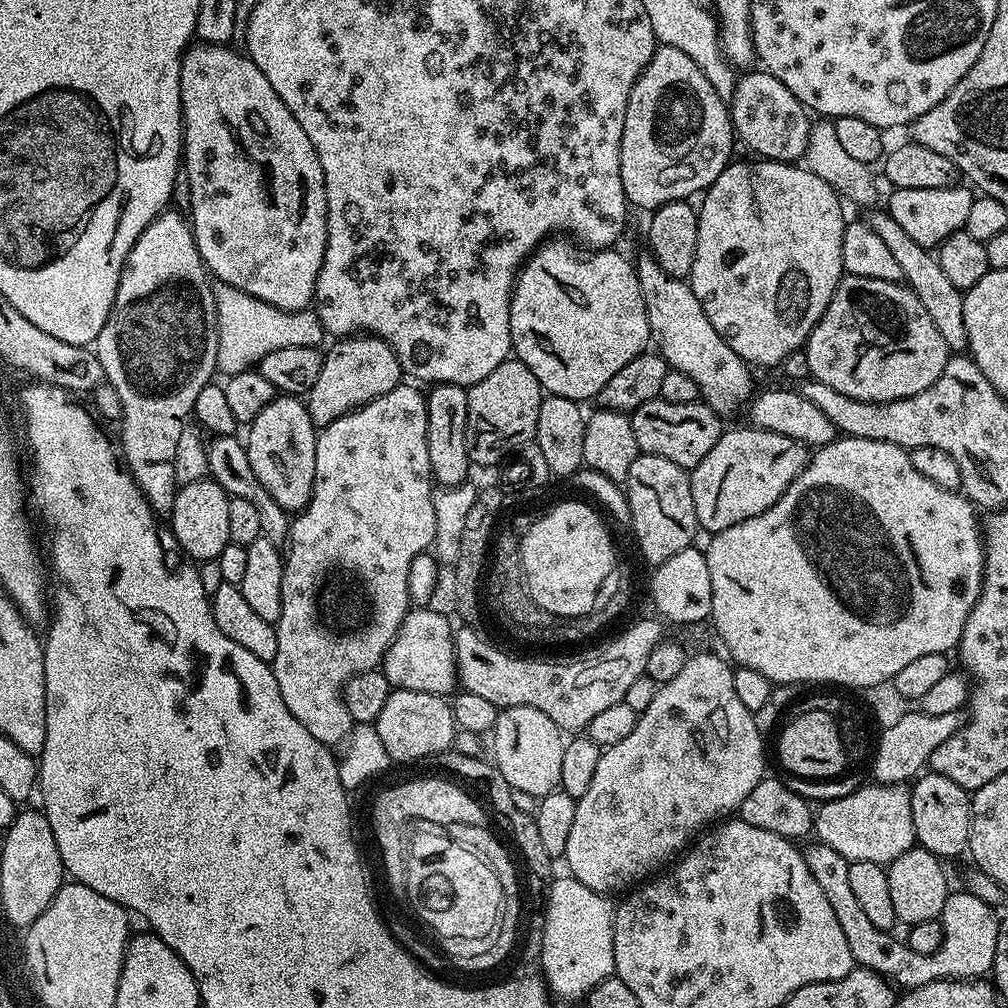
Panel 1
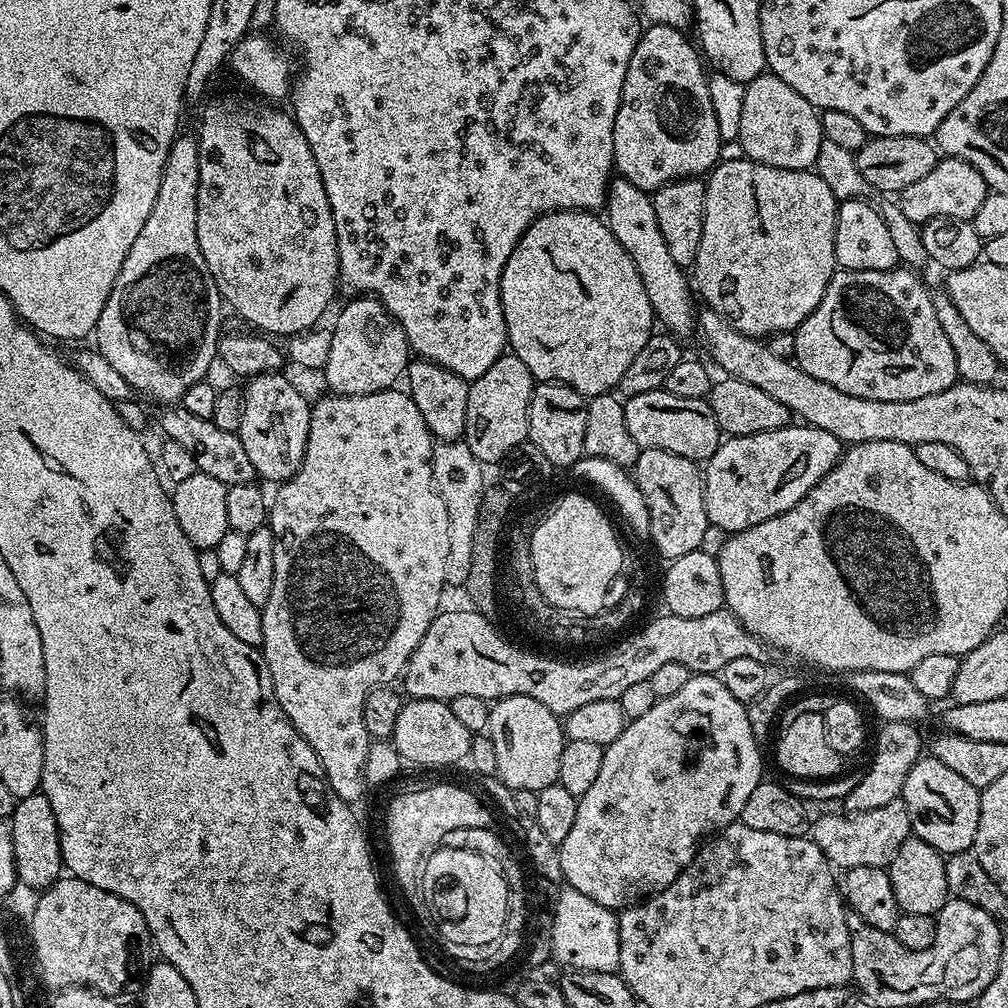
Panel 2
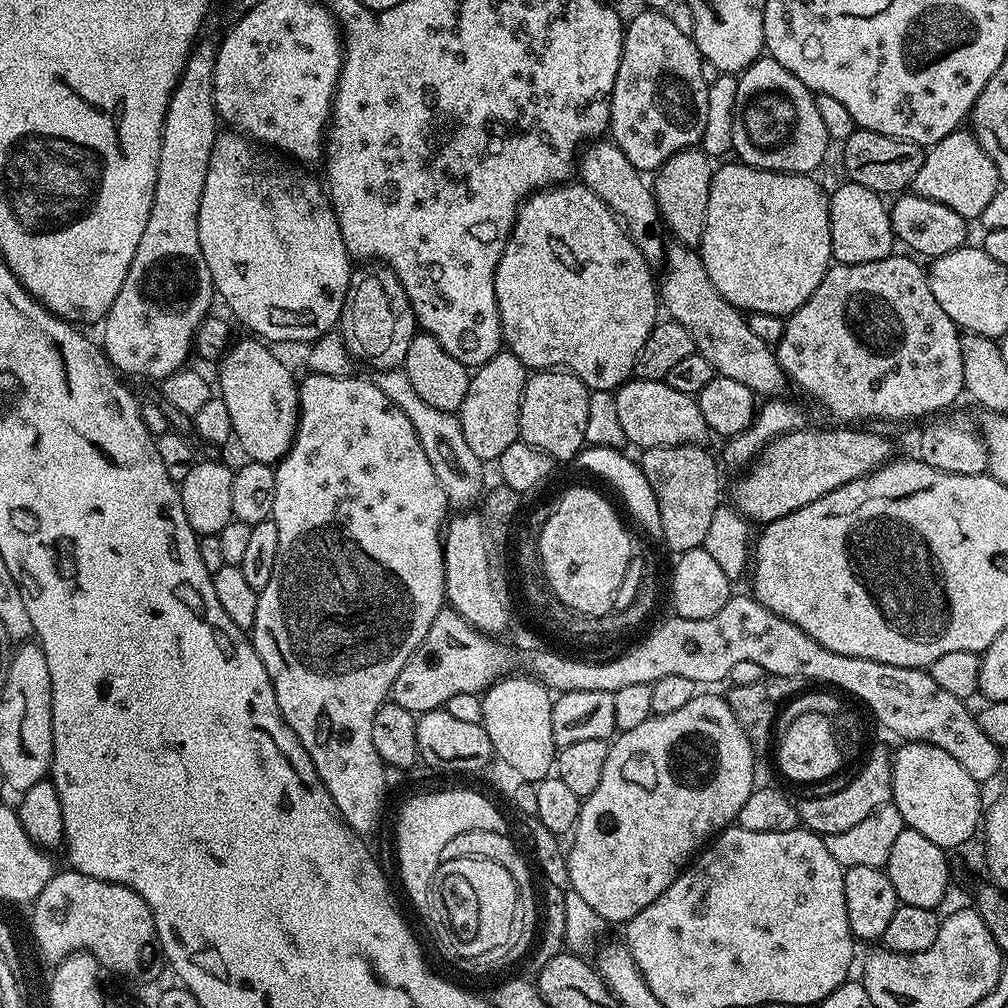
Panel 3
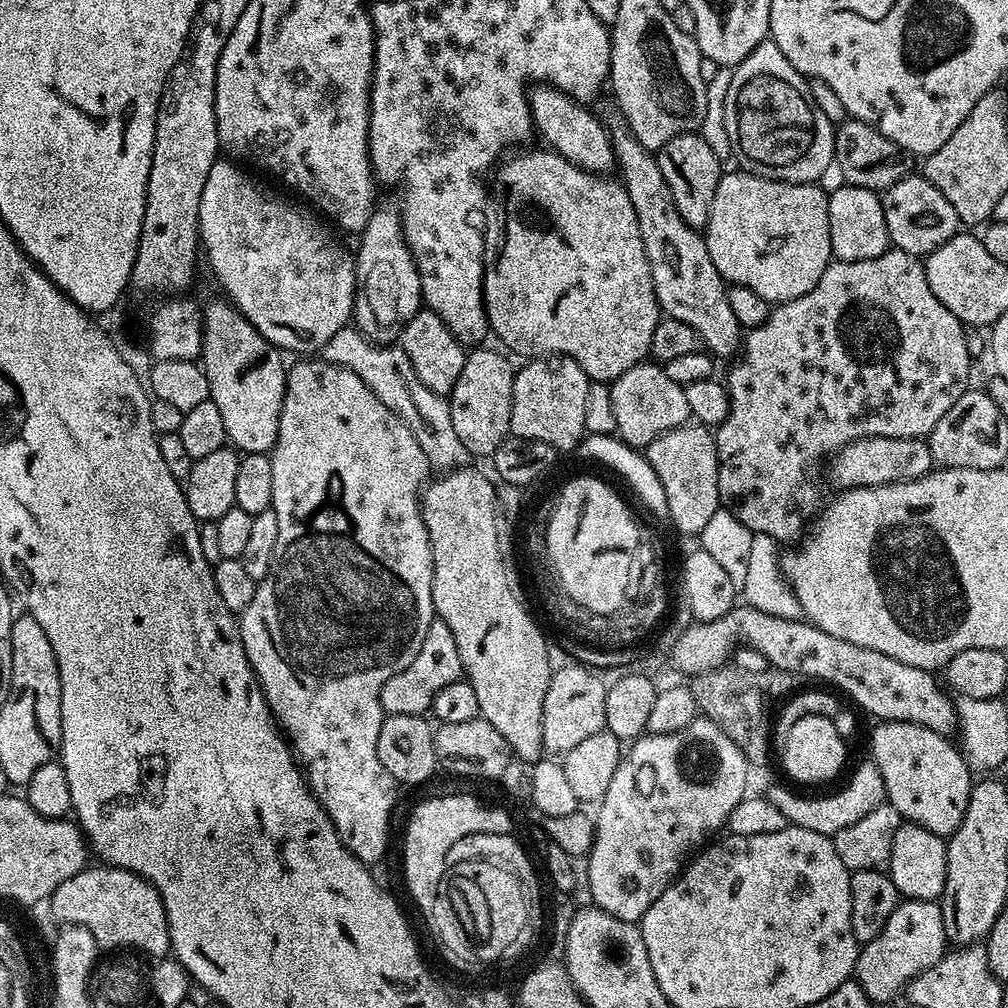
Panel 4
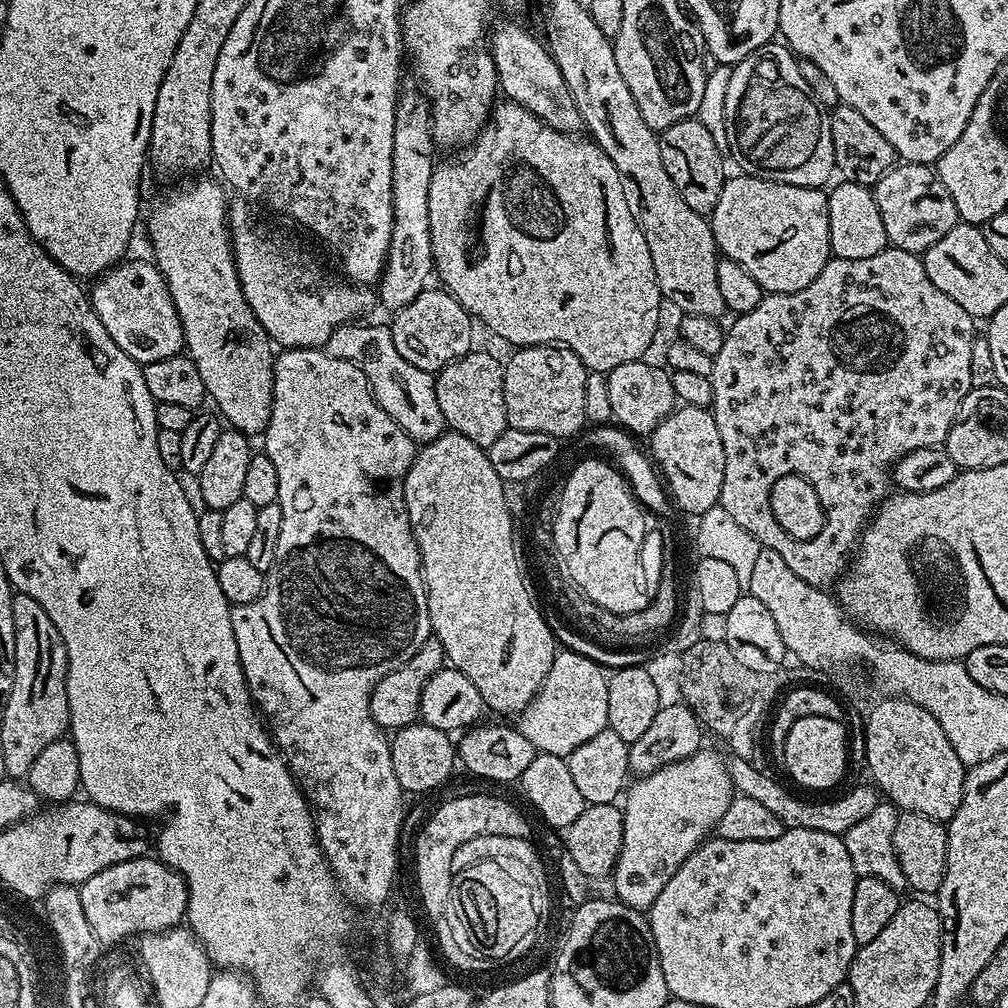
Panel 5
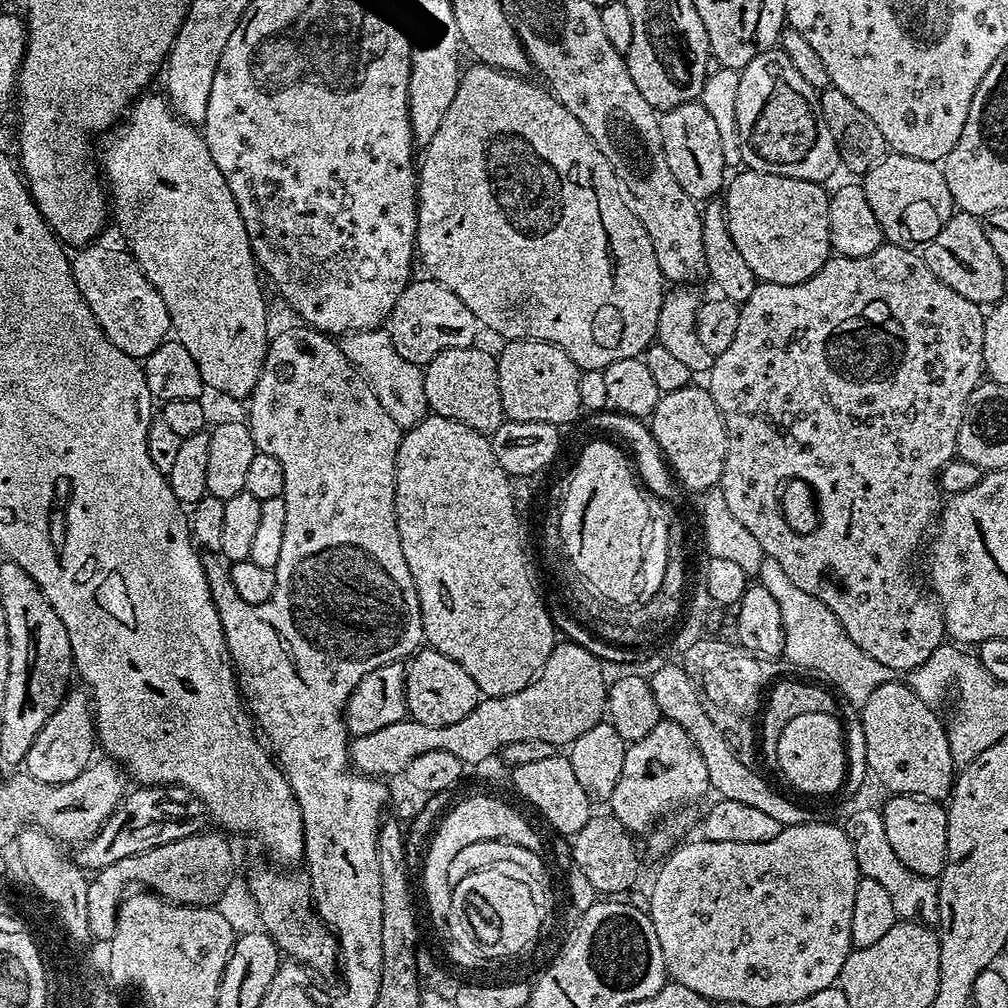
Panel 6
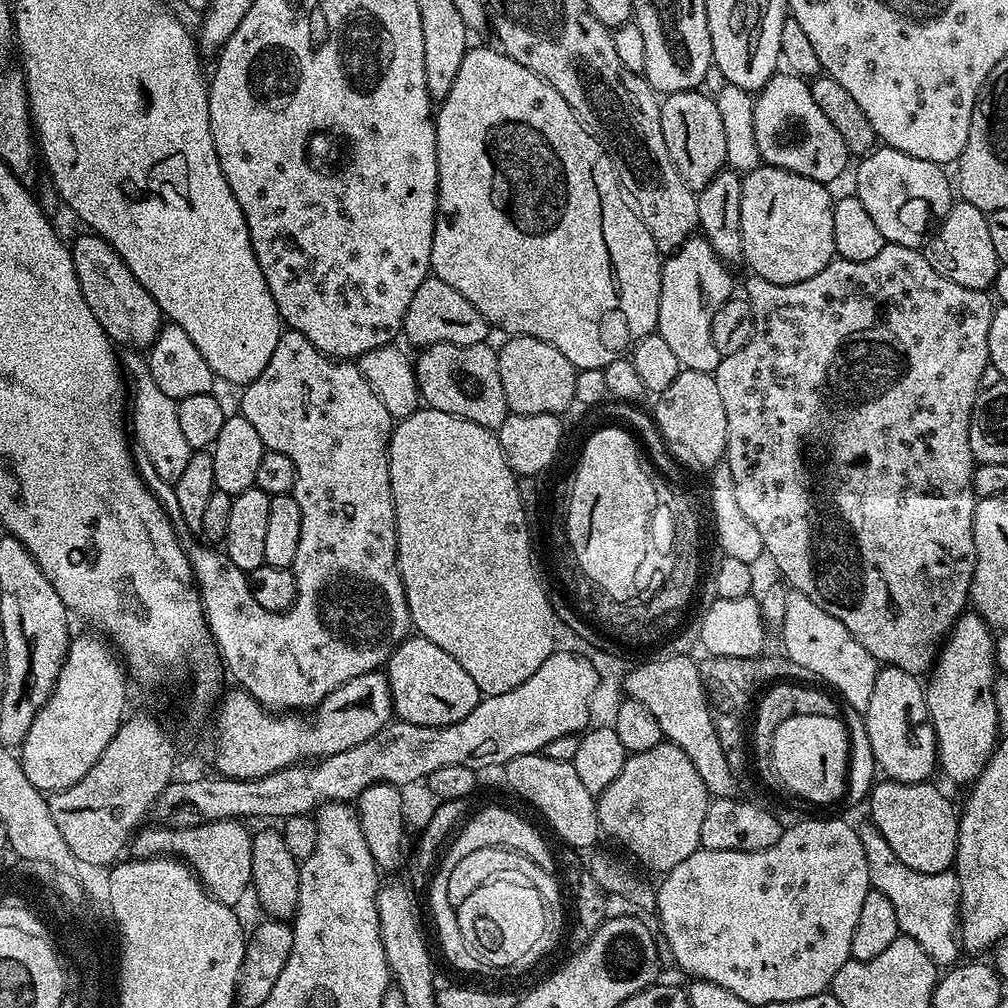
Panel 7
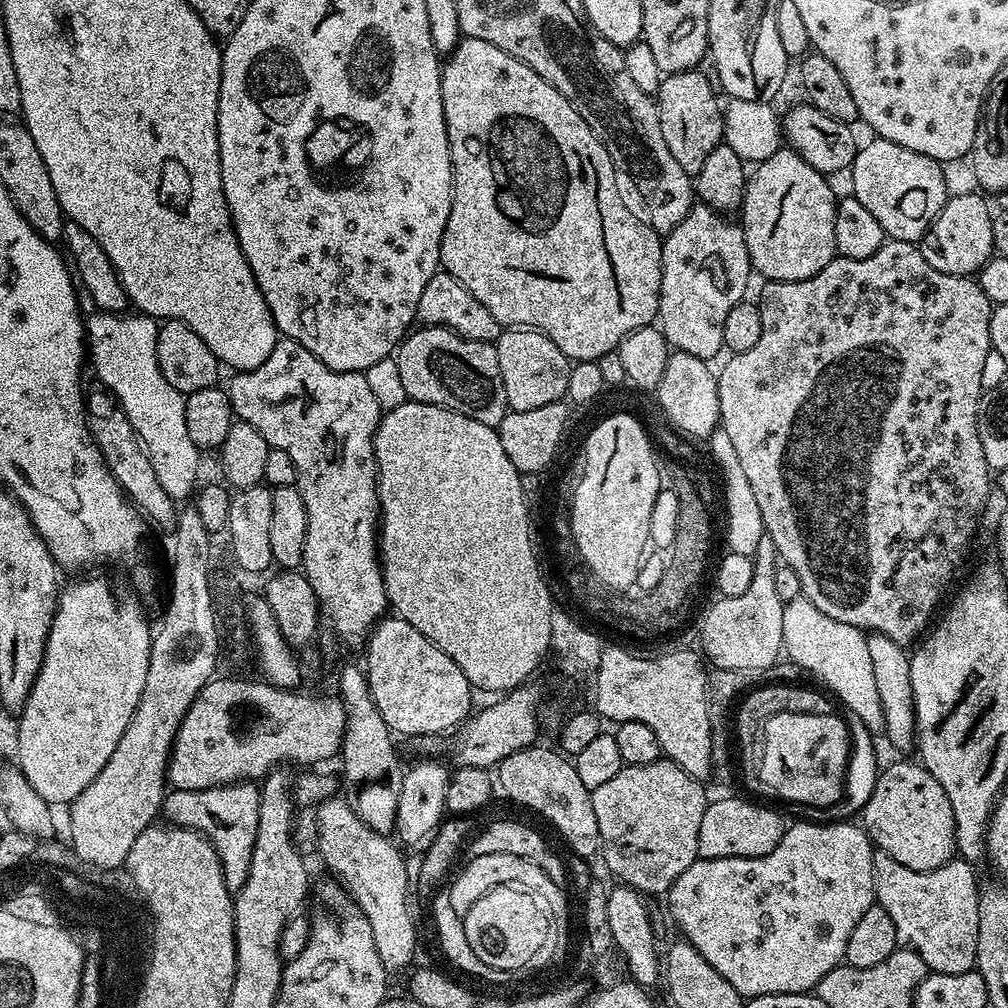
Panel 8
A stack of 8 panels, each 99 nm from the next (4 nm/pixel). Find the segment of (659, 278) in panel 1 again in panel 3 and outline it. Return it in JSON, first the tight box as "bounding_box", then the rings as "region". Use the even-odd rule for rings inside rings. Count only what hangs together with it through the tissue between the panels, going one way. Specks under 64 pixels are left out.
{"bounding_box":[578,139,666,266],"region":[[[611,139],[593,140],[579,153],[578,180],[590,190],[594,190],[594,194],[598,194],[598,198],[602,198],[606,206],[610,206],[610,210],[624,225],[624,231],[634,242],[634,246],[638,246],[642,258],[646,258],[649,266],[663,265],[666,229],[660,219],[652,185],[639,170],[630,166],[630,158],[626,158],[626,154],[622,154],[622,150],[618,150],[618,146],[613,144]]]}

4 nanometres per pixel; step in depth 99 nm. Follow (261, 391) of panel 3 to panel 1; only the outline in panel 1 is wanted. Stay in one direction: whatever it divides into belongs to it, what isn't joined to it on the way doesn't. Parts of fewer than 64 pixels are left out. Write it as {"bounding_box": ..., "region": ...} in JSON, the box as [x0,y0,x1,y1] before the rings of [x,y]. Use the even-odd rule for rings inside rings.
{"bounding_box":[246,394,317,514],"region":[[[287,394],[277,395],[251,424],[247,425],[246,447],[250,467],[258,482],[270,492],[285,512],[295,514],[308,504],[314,486],[314,450],[317,425],[312,423],[305,401]]]}

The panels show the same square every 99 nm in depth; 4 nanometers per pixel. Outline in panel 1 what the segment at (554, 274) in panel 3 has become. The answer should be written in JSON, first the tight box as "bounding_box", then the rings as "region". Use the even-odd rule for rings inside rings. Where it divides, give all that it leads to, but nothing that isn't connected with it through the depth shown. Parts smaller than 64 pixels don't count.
{"bounding_box":[510,238,650,402],"region":[[[549,238],[545,240],[544,243],[541,244],[540,247],[537,248],[527,260],[524,261],[520,271],[516,274],[516,285],[512,287],[512,301],[510,302],[510,334],[512,335],[512,347],[514,349],[515,359],[520,360],[526,367],[528,367],[530,374],[534,374],[534,378],[538,378],[541,389],[543,389],[547,395],[561,396],[562,398],[570,398],[571,400],[575,400],[577,402],[585,402],[584,400],[590,399],[591,396],[592,399],[599,397],[602,386],[606,386],[606,382],[610,382],[610,378],[614,378],[614,374],[618,374],[618,370],[622,370],[622,366],[626,366],[626,362],[630,362],[636,355],[639,354],[639,352],[643,352],[649,347],[650,333],[648,331],[648,319],[646,318],[646,306],[644,305],[642,290],[640,289],[640,283],[636,277],[636,270],[633,261],[631,259],[627,260],[622,253],[616,252],[617,250],[596,250],[591,254],[584,254],[588,255],[584,257],[580,257],[579,251],[581,252],[581,249],[577,247],[577,245],[573,243],[571,239]]]}

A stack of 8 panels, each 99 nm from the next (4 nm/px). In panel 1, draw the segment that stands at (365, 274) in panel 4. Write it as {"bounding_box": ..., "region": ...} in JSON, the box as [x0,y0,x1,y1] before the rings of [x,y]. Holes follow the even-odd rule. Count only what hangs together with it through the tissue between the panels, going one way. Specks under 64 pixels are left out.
{"bounding_box":[306,334,402,426],"region":[[[360,334],[355,338],[340,338],[330,344],[324,352],[322,374],[318,374],[318,382],[314,382],[314,386],[306,393],[306,407],[312,423],[317,426],[342,418],[402,383],[398,358],[384,340]]]}

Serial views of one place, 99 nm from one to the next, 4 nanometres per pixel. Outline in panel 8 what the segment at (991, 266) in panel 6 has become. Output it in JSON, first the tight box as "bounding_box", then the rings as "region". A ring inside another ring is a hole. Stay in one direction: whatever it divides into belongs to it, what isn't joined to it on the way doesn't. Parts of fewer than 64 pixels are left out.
{"bounding_box":[918,192,994,276],"region":[[[960,192],[949,195],[948,201],[944,204],[944,209],[936,216],[936,220],[924,233],[919,241],[918,247],[921,254],[926,258],[926,262],[930,262],[930,266],[934,266],[934,270],[942,270],[946,274],[954,274],[955,276],[972,276],[979,273],[980,269],[992,259],[994,249],[994,234],[992,233],[992,217],[993,209],[988,209],[988,204],[983,200],[983,195],[975,196],[972,192]]]}

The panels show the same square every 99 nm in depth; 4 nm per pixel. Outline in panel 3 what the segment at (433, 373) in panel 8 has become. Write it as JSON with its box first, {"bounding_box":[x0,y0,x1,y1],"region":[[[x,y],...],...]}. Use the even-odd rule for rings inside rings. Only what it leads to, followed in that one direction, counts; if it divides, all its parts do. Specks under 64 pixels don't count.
{"bounding_box":[458,350,528,461],"region":[[[507,350],[497,352],[494,358],[471,373],[470,386],[458,415],[462,434],[470,450],[474,450],[480,460],[499,461],[502,450],[520,439],[520,403],[528,377],[524,364],[513,352]]]}

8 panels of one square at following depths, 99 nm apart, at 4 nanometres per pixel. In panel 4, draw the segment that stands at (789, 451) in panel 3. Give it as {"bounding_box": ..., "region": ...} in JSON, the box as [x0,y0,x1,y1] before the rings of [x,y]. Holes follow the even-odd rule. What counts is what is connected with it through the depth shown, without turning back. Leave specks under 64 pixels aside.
{"bounding_box":[826,438,934,490],"region":[[[866,438],[850,442],[840,448],[827,461],[826,476],[836,490],[850,488],[869,488],[894,482],[910,482],[914,478],[922,478],[933,471],[934,461],[930,454],[927,439],[921,438]]]}

